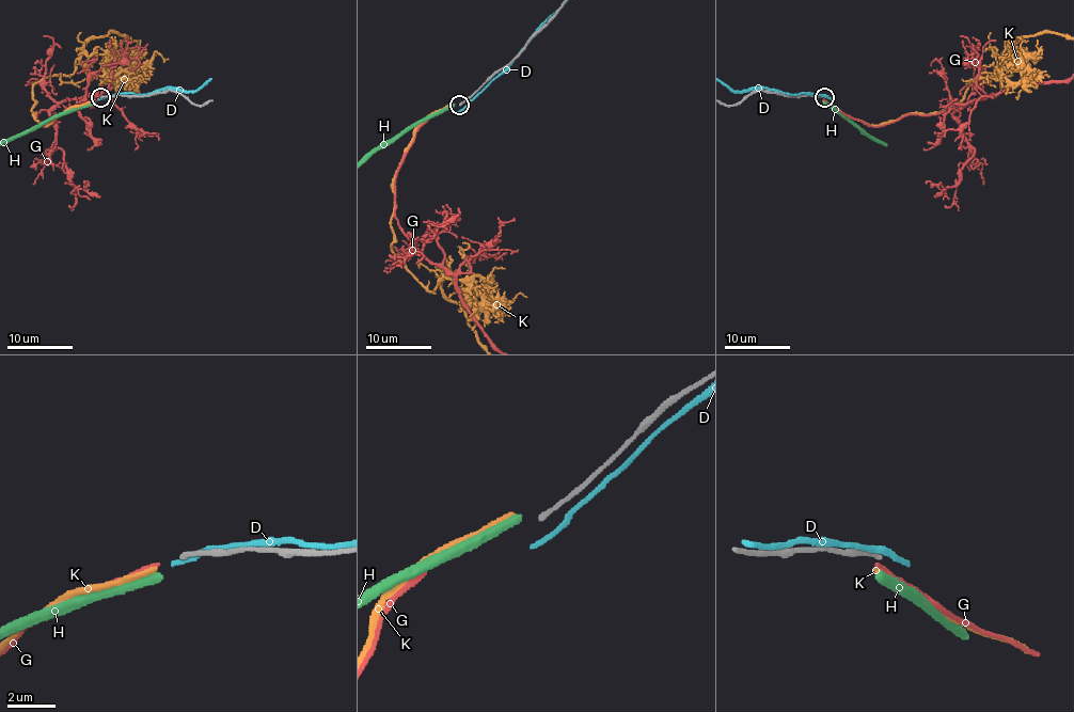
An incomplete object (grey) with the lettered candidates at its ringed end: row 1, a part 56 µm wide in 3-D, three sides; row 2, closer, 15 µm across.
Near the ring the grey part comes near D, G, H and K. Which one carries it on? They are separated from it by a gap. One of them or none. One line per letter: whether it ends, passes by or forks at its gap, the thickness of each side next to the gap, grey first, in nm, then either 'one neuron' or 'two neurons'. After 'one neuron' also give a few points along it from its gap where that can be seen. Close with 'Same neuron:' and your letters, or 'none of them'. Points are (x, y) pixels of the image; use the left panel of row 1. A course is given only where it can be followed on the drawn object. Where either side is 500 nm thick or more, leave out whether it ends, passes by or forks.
D: it ends | 200/280 nm | two neurons
G: it ends | 200/190 nm | two neurons
H: it ends | 200/380 nm | two neurons
K: it ends | 200/220 nm | two neurons
Same neuron: none of them

